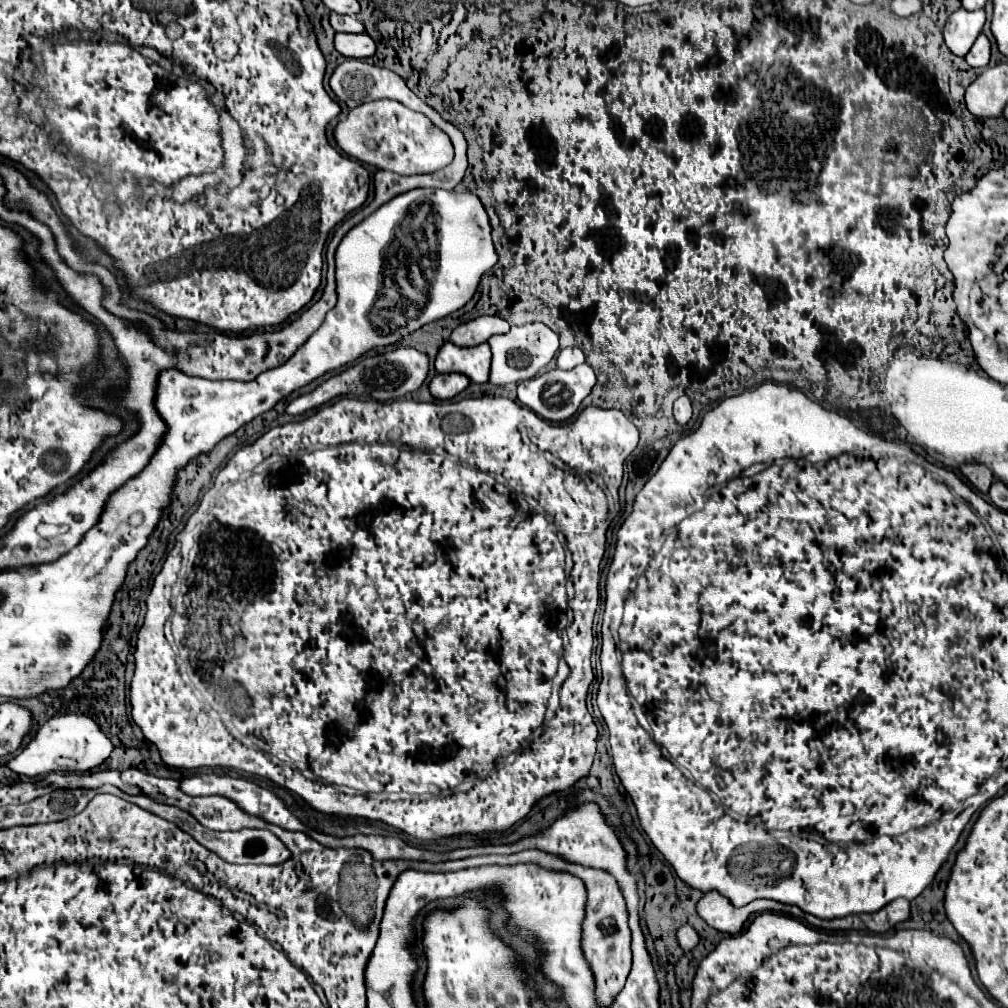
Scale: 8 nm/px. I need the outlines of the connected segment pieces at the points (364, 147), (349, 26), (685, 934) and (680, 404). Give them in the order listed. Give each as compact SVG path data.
M377 100L361 104L341 120L333 130L337 146L351 158L395 174L437 172L453 162L453 144L425 114L409 110L395 100Z
M331 14L331 26L337 32L365 32L365 26L355 16L343 16L343 14Z
M685 924L685 926L681 926L681 928L677 930L677 940L679 940L681 948L683 948L685 952L689 952L689 950L693 950L693 948L699 944L699 934L697 934L697 930L695 930L693 926Z
M681 396L675 400L675 406L673 406L673 414L675 414L675 420L679 424L687 424L693 416L692 402L687 396Z

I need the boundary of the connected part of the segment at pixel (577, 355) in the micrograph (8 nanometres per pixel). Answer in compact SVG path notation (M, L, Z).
M563 348L557 356L557 366L561 370L571 370L577 364L583 364L583 362L585 362L585 354L583 354L581 348Z

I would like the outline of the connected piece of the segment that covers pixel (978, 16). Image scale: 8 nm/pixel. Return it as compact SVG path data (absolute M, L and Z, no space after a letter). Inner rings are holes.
M985 10L953 12L943 28L943 38L955 56L965 56L985 26Z

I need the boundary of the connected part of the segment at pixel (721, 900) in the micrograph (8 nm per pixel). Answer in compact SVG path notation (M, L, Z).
M713 890L713 892L707 892L697 904L697 914L715 930L727 932L727 934L737 934L741 930L741 926L745 924L745 920L751 914L759 914L759 912L787 914L787 916L797 918L797 920L801 920L801 922L805 922L817 930L827 930L827 932L849 930L849 916L833 918L833 920L819 920L819 918L803 912L797 906L781 904L775 900L755 900L743 908L733 908L733 904L725 896L721 896L719 892Z

